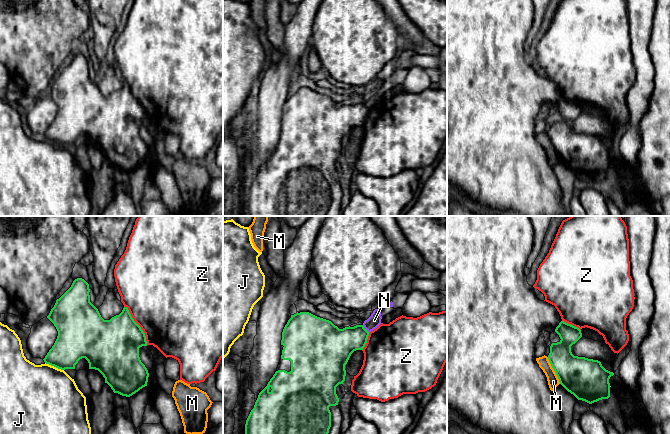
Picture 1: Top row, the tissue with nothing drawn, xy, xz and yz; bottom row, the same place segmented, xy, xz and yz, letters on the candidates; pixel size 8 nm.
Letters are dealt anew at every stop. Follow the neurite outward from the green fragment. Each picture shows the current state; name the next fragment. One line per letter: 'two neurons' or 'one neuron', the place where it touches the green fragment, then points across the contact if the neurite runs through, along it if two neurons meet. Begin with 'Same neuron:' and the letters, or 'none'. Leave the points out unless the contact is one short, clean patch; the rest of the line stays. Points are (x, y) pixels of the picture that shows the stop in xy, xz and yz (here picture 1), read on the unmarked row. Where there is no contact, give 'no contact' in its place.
Same neuron: none
J: two neurons; meets green in xy at (54, 142)
M: two neurons; meets green in yz at (554, 146); border along yz (547, 133), (560, 159)
N: two neurons; meets green in xz at (365, 105); border along xz (362, 101), (369, 108)
Z: two neurons; meets green in xy at (138, 101)

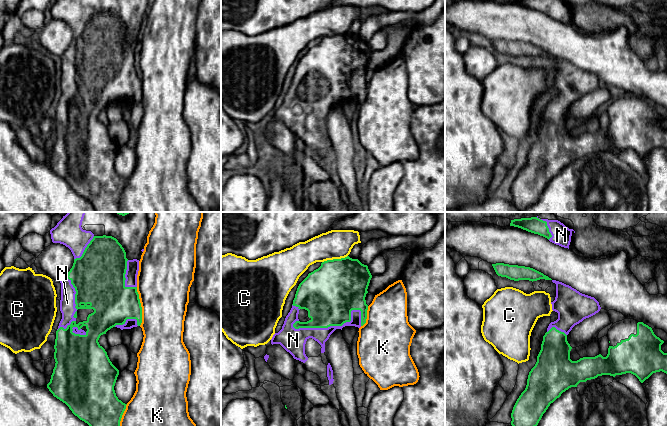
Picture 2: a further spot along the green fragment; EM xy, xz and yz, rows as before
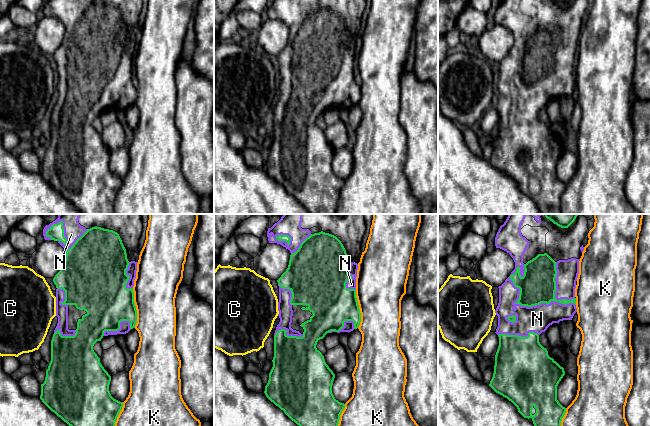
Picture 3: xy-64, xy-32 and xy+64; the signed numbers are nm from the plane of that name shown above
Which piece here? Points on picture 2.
Same neuron: N
C: two neurons; meets green in xz at (334, 35)
K: two neurons; meets green in xy at (140, 82)
N: one neuron; meets green in xz at (330, 101)

